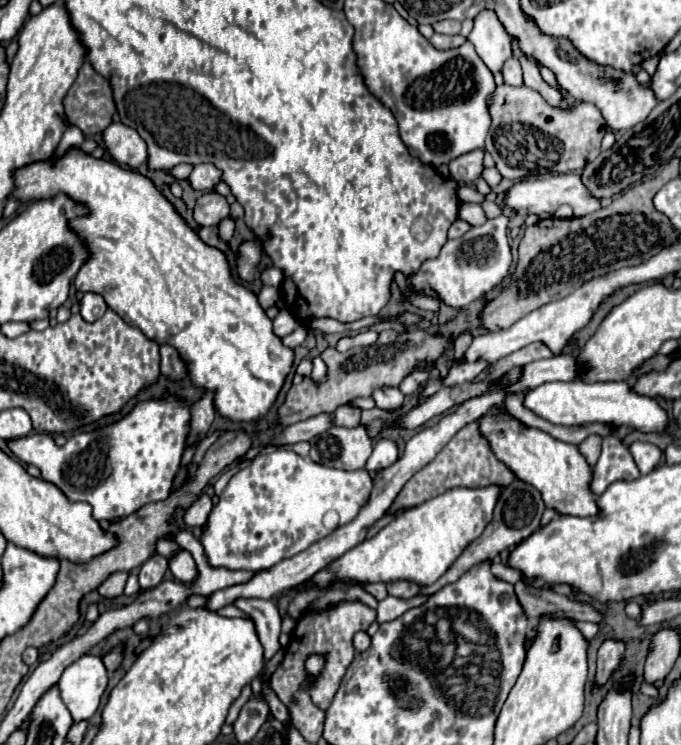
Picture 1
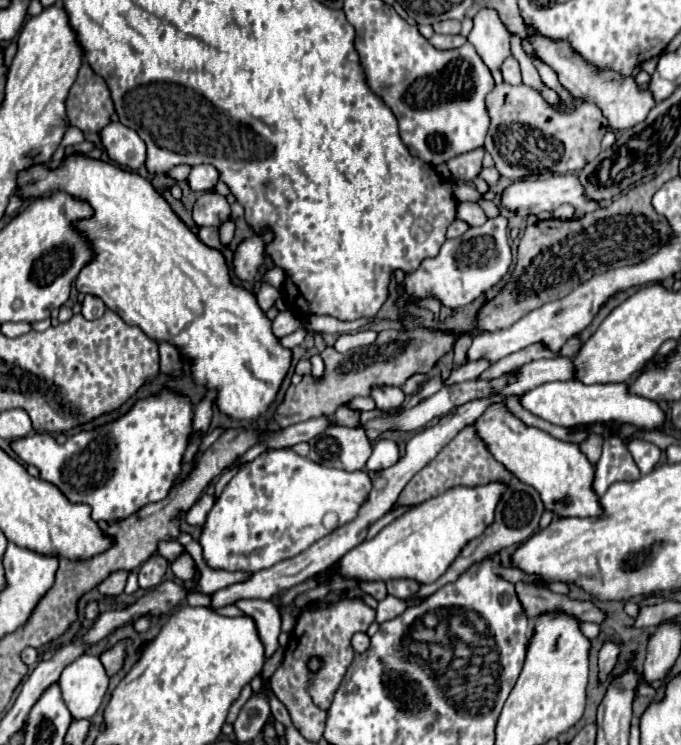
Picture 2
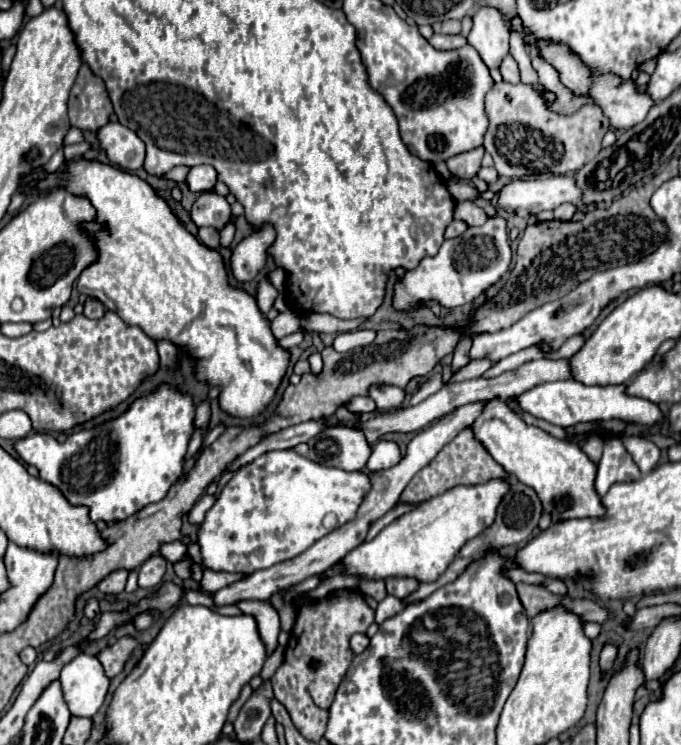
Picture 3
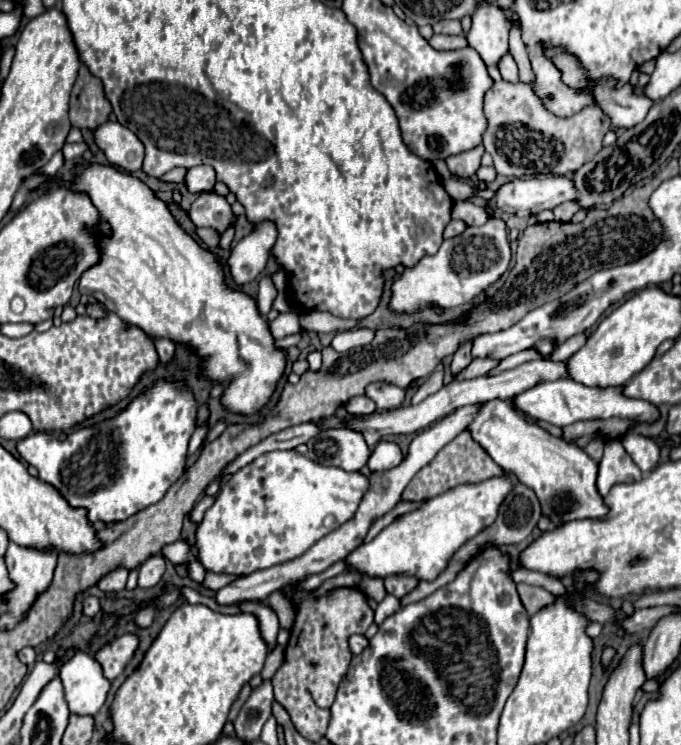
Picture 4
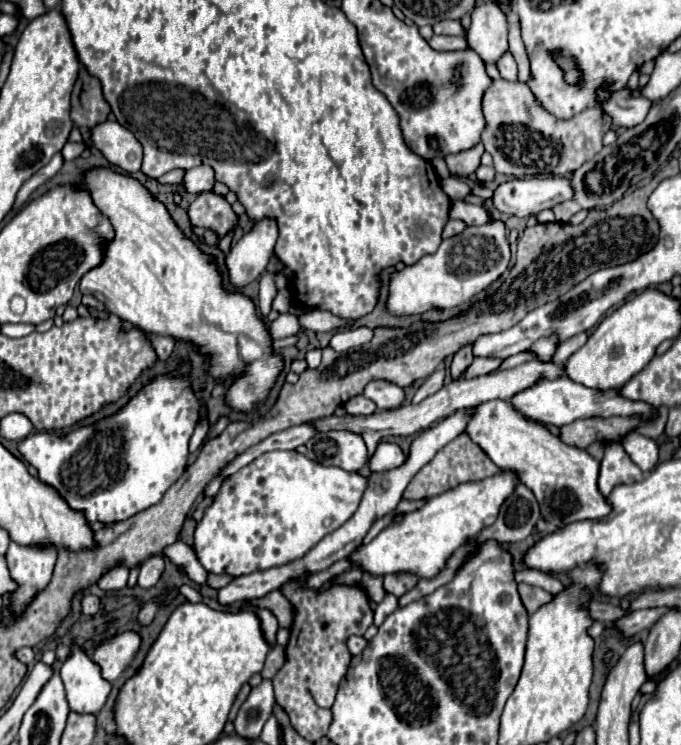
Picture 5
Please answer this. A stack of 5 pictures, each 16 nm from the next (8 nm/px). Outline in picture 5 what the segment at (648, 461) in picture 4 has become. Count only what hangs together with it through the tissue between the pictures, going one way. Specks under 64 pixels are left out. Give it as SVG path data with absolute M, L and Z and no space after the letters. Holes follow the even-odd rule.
M632 432L622 442L626 454L632 458L634 464L638 464L644 472L650 472L658 462L658 446L654 440Z

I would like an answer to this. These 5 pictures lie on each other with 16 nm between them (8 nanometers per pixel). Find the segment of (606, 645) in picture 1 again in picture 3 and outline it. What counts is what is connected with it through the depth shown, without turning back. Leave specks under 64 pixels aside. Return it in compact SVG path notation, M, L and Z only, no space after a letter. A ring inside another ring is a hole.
M604 646L602 654L600 654L600 666L602 666L602 672L608 672L608 670L612 668L614 656L616 656L616 648L614 648L614 646Z

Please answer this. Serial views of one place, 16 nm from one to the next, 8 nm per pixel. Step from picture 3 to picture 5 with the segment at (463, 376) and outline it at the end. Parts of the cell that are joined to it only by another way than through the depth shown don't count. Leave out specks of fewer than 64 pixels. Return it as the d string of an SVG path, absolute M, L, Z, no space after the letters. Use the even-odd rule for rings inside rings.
M474 358L474 362L468 366L468 370L464 372L462 378L474 378L474 376L490 374L490 372L498 370L502 362L504 362L502 358Z

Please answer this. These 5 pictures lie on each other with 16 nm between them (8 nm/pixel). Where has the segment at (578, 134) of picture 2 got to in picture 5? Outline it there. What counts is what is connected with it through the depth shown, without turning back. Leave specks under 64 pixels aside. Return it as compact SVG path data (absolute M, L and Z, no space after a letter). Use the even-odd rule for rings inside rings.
M504 78L492 80L484 92L482 112L486 120L482 132L484 148L492 154L496 172L514 178L538 174L570 176L602 150L602 138L612 128L612 118L600 108L586 108L570 120L552 120L552 114L540 108L526 84Z

